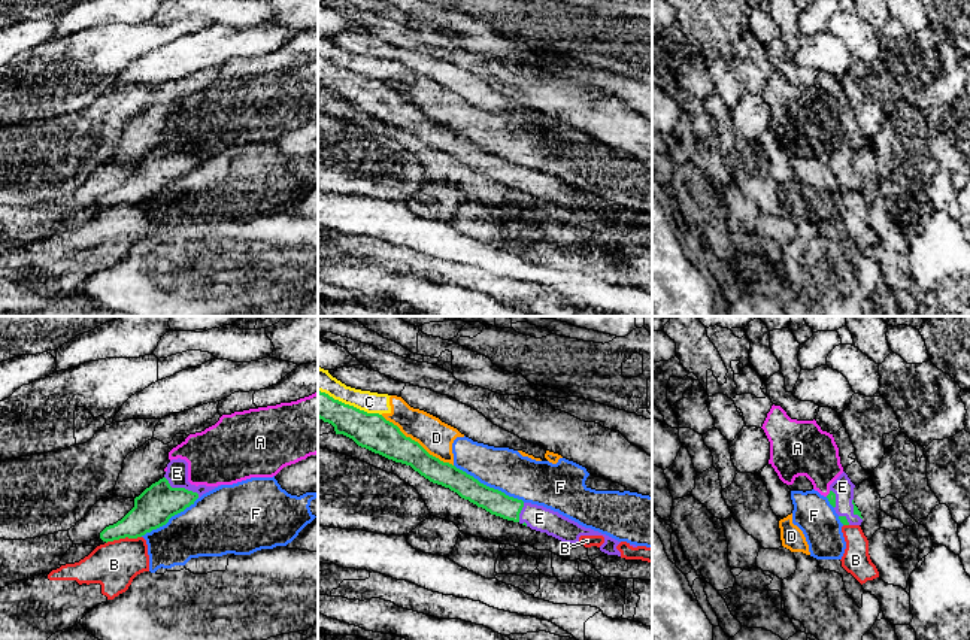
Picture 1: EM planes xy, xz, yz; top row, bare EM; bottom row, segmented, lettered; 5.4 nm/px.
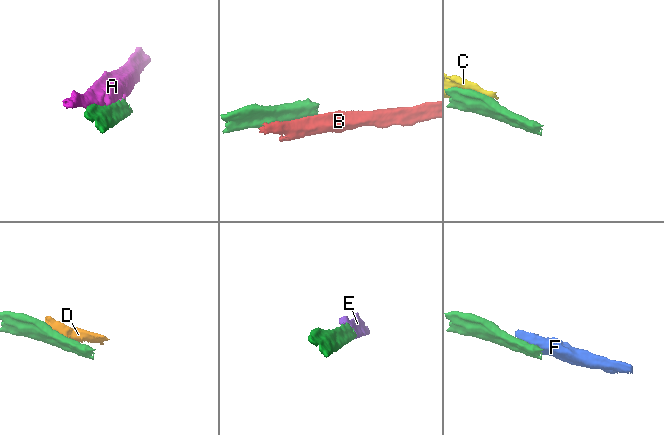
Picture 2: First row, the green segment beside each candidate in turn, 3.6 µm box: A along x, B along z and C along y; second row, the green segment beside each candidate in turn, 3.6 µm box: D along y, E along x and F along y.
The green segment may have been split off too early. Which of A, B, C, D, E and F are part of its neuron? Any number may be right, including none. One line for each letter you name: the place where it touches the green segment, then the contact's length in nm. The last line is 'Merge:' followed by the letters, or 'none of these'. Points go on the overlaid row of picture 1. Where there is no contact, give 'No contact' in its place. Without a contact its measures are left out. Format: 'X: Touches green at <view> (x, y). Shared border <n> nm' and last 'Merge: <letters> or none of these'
E: Touches green at xy (181, 488). Shared border 220 nm
Merge: E

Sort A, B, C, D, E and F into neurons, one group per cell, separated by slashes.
A / B / C D F / E

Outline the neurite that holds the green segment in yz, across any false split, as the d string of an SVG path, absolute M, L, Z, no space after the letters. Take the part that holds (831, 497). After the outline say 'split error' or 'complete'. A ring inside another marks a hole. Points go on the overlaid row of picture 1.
M843 471L831 485L827 495L843 525L861 525L863 516L854 503L854 488L848 474Z; split error

